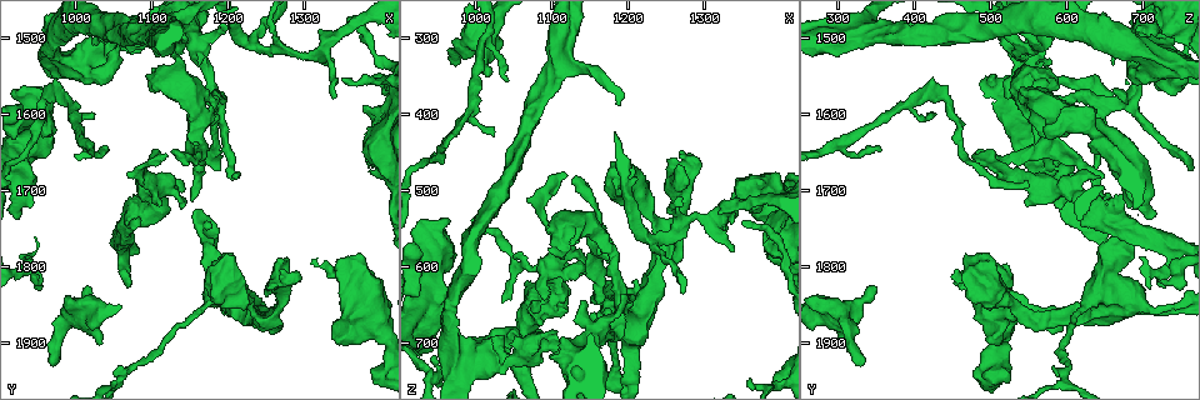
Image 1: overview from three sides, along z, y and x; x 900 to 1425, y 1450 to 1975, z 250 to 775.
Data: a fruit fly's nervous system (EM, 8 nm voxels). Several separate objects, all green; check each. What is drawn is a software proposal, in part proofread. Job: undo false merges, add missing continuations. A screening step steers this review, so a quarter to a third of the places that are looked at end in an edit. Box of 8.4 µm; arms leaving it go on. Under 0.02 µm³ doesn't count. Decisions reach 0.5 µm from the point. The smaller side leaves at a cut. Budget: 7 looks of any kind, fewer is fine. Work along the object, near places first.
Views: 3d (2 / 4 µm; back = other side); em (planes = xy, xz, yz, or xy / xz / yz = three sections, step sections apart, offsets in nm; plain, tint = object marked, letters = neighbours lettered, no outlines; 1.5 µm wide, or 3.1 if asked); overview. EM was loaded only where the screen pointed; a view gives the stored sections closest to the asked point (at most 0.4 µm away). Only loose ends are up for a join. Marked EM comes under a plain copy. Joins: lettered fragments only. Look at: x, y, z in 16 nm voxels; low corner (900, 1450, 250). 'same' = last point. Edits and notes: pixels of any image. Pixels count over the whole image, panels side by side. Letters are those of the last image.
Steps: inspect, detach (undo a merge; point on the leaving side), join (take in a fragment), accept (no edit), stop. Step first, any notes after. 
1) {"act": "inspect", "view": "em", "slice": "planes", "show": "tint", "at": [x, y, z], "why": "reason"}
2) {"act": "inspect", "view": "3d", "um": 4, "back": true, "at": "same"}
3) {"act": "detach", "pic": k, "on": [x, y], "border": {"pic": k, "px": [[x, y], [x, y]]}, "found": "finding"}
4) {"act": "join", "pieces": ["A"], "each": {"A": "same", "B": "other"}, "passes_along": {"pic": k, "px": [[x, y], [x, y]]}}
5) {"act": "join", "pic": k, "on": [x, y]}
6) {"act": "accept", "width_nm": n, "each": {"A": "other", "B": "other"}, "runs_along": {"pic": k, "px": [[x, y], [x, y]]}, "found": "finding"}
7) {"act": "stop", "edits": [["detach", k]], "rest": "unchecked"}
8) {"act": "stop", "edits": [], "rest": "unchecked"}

{"act": "inspect", "view": "3d", "um": 2, "at": [1025, 1600, 430], "why": "free end"}

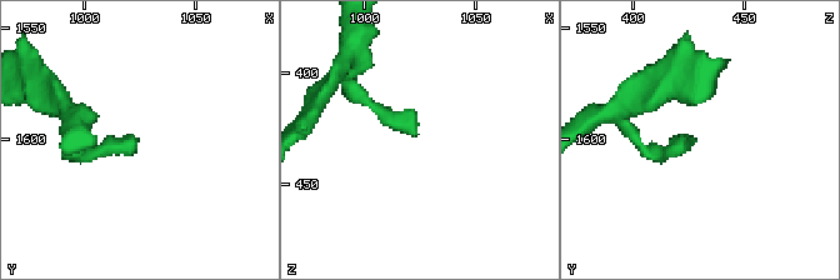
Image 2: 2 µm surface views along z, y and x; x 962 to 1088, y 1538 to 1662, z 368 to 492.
{"act": "inspect", "view": "em", "slice": "xy", "step": 4, "show": "tint", "at": [1022, 1601, 428]}

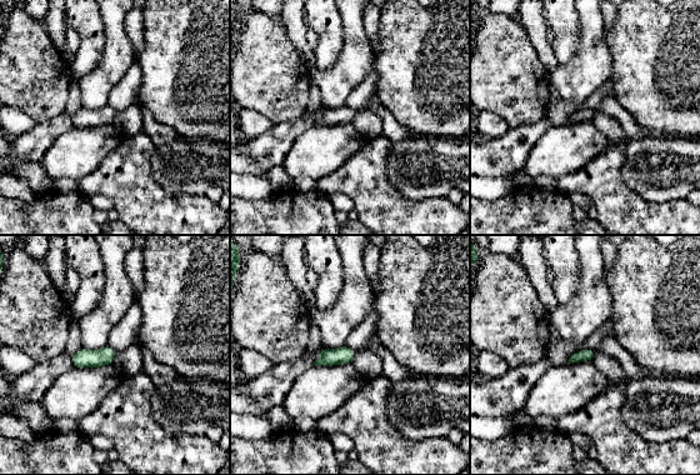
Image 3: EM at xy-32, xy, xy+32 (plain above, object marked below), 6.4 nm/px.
{"act": "inspect", "view": "em", "slice": "xy", "step": 4, "show": "letters", "at": "same", "why": "what lies round it"}

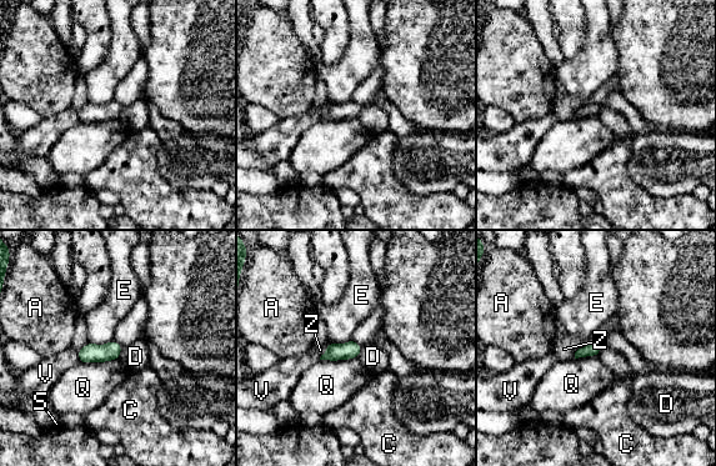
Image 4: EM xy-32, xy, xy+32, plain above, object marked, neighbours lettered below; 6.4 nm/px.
{"act": "accept", "each": {"A": "other", "C": "other", "D": "other", "E": "other", "Q": "other", "S": "other", "V": "other", "Z": "other"}, "border": {"pic": 4, "px": [[118, 359], [79, 362]]}, "found": "no lettered fragment goes on from it"}

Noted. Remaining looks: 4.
{"act": "inspect", "view": "em", "slice": "planes", "show": "letters", "at": [1200, 1795, 485], "why": "calibre changes"}

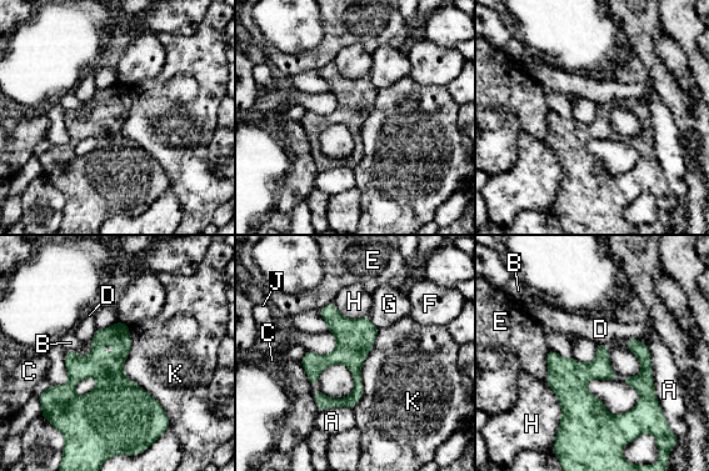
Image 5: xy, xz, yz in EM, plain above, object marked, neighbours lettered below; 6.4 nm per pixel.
{"act": "accept", "each": {"A": "other", "B": "other", "C": "other", "D": "other", "E": "other", "F": "other", "G": "other", "H": "other", "J": "other", "K": "other"}, "runs_along": {"pic": 5, "px": [[331, 306], [357, 392], [319, 406]]}, "found": "continuous, no second cell"}

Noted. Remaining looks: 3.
{"act": "inspect", "view": "em", "slice": "planes", "show": "tint", "at": [1060, 1945, 600], "why": "three-way junction"}

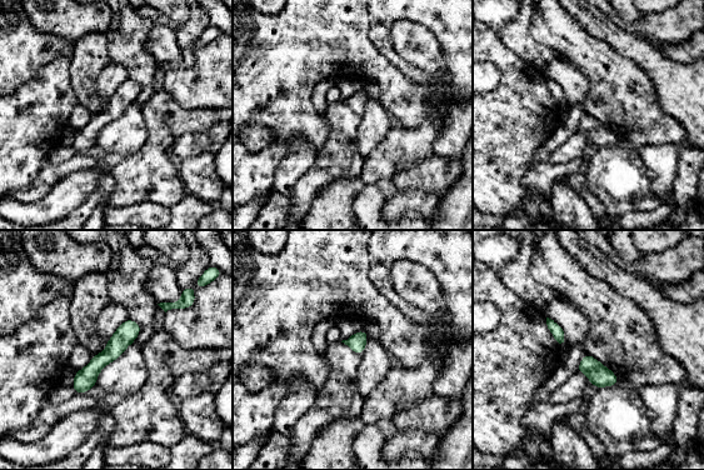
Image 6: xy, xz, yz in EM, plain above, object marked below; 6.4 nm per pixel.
{"act": "inspect", "view": "em", "slice": "planes", "show": "letters", "at": "same"}

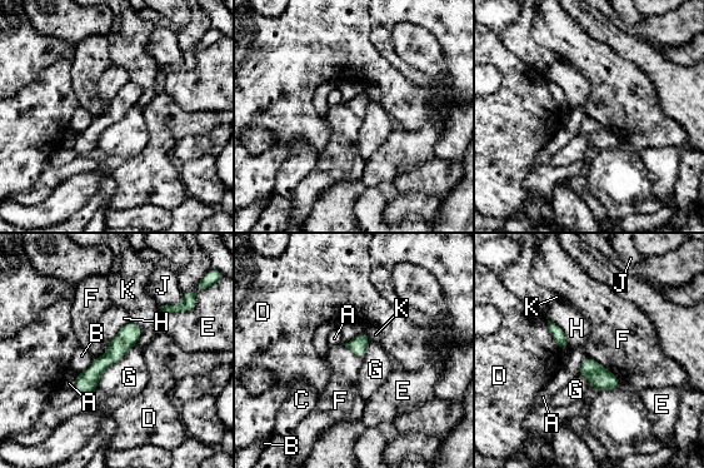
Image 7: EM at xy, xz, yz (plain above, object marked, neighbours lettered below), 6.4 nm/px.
{"act": "accept", "each": {"A": "other", "B": "other", "C": "other", "D": "other", "E": "other", "F": "other", "G": "other", "H": "other", "J": "other", "K": "other"}, "border": {"pic": 7, "px": [[587, 354], [607, 368], [622, 384]]}, "found": "all the same cell"}

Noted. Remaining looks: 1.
{"act": "stop", "edits": [], "rest": "unchecked"}

